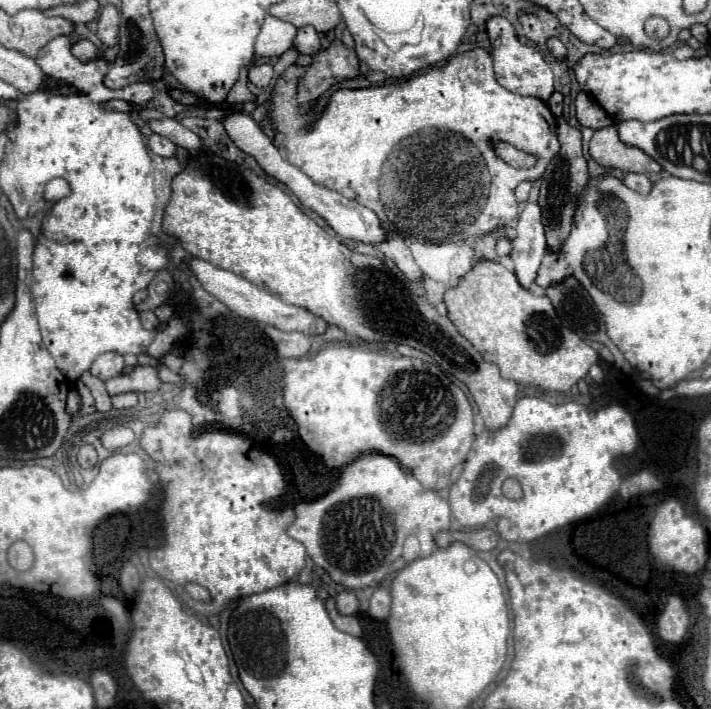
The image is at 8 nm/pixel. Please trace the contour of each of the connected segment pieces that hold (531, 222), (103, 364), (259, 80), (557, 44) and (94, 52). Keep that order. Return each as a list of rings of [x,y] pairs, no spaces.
[[[526,204],[516,226],[516,238],[512,240],[510,260],[514,264],[516,278],[524,288],[530,288],[546,256],[546,238],[542,226],[542,214],[538,204]]]
[[[106,352],[96,358],[90,372],[94,376],[98,376],[100,380],[110,380],[112,376],[118,376],[124,372],[124,358],[116,352]]]
[[[256,64],[250,68],[250,82],[252,84],[266,84],[266,70],[272,70],[270,64]]]
[[[550,38],[550,40],[548,40],[548,50],[550,50],[550,54],[552,54],[558,62],[562,62],[562,60],[566,58],[566,48],[564,48],[564,44],[562,44],[560,40],[556,40],[556,38]]]
[[[80,40],[78,44],[72,46],[72,52],[74,56],[78,56],[80,60],[94,60],[94,58],[100,58],[102,54],[98,52],[98,48],[90,42],[90,40]]]

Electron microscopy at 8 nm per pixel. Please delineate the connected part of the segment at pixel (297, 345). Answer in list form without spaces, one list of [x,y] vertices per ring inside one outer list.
[[[268,326],[264,332],[274,342],[276,352],[282,358],[302,358],[310,350],[310,336],[308,334],[284,332],[284,330],[278,330],[274,326]]]

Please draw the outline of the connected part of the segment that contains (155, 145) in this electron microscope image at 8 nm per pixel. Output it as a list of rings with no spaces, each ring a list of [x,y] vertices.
[[[152,134],[148,138],[148,148],[152,152],[156,152],[158,156],[174,156],[176,154],[176,144],[170,142],[168,138],[160,136],[160,134]]]

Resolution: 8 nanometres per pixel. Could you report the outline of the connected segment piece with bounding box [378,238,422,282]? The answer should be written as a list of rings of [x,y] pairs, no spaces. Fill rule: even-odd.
[[[388,238],[384,244],[378,244],[378,250],[398,266],[398,270],[406,276],[406,280],[422,282],[422,272],[414,262],[410,248],[404,242],[396,242],[394,238]]]

